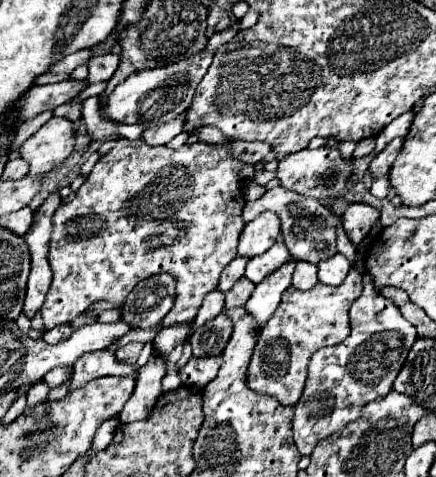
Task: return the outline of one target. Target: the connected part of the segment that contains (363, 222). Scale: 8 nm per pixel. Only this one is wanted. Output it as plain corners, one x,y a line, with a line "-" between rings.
355,202
355,204
349,204
345,214
341,216
343,220
343,228
349,236
349,240
353,244
359,244
367,232
375,226
375,222
379,220
379,210
369,206
369,204
363,204
363,202

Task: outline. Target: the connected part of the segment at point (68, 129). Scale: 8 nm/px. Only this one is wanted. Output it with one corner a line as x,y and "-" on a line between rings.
51,118
19,148
29,162
29,174
51,174
65,164
75,146
73,124
67,118

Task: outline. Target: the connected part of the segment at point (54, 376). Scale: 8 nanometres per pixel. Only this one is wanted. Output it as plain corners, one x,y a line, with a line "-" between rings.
57,366
51,370
51,372
47,372
45,374
45,382
53,388
53,386
59,386
59,384
63,384
65,380
70,380
73,375
73,366

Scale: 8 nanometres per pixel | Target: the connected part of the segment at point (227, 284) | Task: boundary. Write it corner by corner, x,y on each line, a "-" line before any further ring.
237,256
233,262
229,262
229,264
225,266
225,270
221,272
221,278
219,278
217,288
223,290
223,292
227,292
227,290
243,276
245,264
247,264
247,258
239,258
239,256

